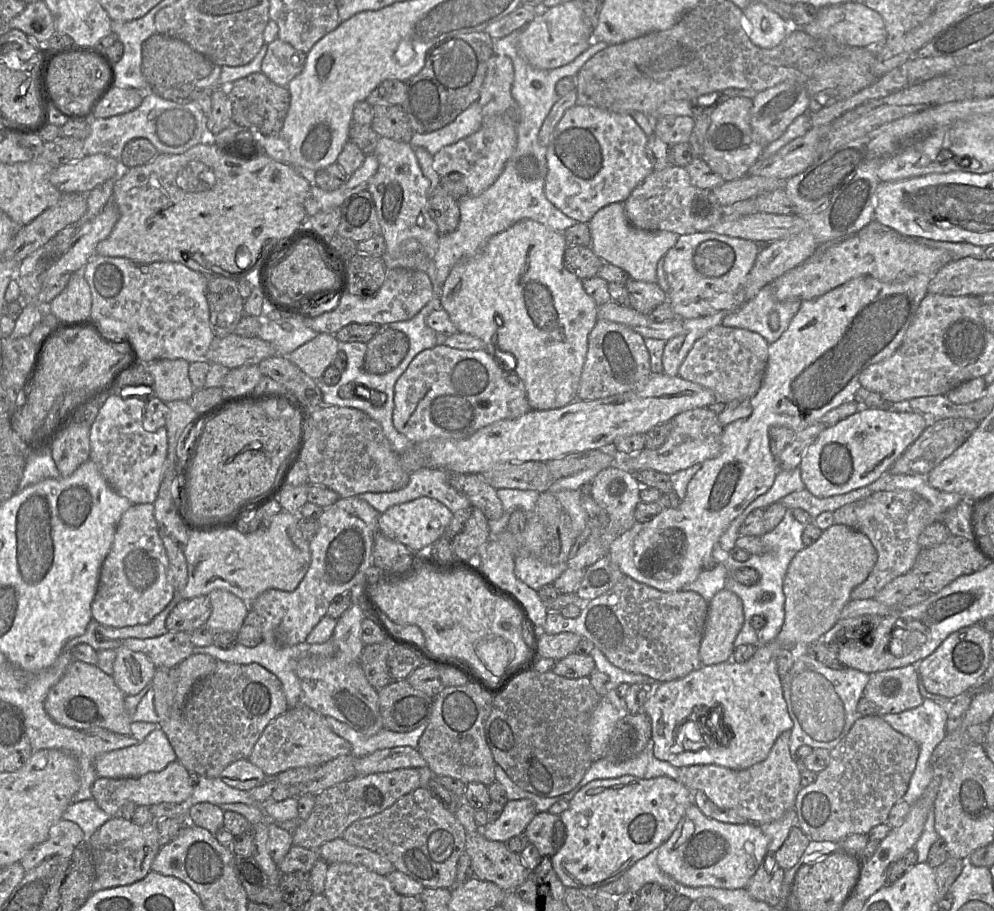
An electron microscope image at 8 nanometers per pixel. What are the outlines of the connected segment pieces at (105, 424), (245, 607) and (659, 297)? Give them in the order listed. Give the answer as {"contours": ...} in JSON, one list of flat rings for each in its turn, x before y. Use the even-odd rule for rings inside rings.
{"contours":[[[110,395,98,412,90,429,90,460,119,495,132,504,154,503,164,473,168,438,166,428,146,431,142,421,146,400]],[[216,589,208,595,211,603,211,615,206,627,237,634,250,611,250,605,233,593]],[[630,278,624,286,629,293,630,307,643,315,648,315,657,306,667,301,667,294,657,283]]]}

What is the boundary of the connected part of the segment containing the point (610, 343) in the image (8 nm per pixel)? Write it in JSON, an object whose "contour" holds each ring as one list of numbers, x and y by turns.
{"contour":[[597,319,588,337,577,399,593,401,628,393,641,387,650,375,650,355,644,338,623,324]]}

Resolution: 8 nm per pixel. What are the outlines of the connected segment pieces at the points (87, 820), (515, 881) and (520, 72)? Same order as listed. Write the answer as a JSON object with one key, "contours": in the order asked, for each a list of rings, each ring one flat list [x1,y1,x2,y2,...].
{"contours":[[[93,799,72,802,62,815,63,820,76,823,88,840,111,817]],[[480,829,466,834,465,853,471,862,472,876,497,885,506,893,527,880,527,869,520,862,520,855,511,852,505,843,487,840]],[[517,30,495,41,495,53,508,56,513,64,514,80,511,95,517,105,517,143,503,171,492,185,477,196,457,199,460,210,458,226,453,232,440,236,438,250,433,258,438,284,444,284,456,264,475,257,492,236,521,220,533,220,562,233,577,223,553,205,545,195,544,186,548,172,547,146,539,143,538,134,545,118,559,98,556,93,557,82,563,78,575,78,582,66,608,44,596,42,565,66,539,70,528,64,523,57,519,49,520,33,521,30]]]}

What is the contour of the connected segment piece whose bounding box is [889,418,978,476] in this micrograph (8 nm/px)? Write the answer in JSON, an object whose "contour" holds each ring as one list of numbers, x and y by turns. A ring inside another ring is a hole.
{"contour":[[968,418,931,420,919,438,904,452,889,469,891,475,924,475,938,466,958,449,977,428,978,423]]}

